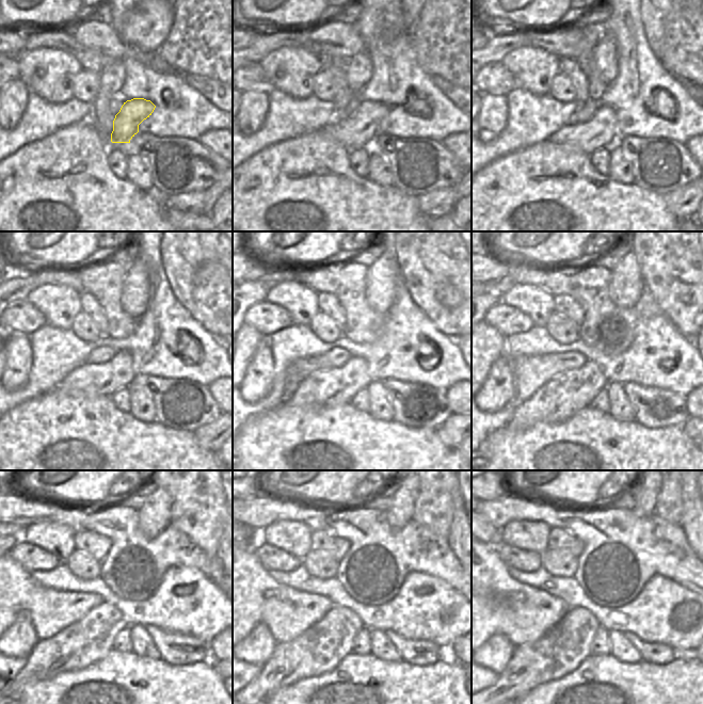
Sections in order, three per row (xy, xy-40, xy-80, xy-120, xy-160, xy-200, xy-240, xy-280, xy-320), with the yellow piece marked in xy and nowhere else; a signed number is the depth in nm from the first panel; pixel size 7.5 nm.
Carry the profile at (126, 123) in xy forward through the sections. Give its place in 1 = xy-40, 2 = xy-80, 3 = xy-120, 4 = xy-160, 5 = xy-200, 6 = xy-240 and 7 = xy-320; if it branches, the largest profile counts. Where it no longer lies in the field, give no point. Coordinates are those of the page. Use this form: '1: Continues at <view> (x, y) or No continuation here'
1: Continues at xy-40 (360, 130)
2: Continues at xy-80 (597, 132)
3: Continues at xy-120 (88, 380)
4: Continues at xy-160 (332, 387)
5: Continues at xy-200 (560, 398)
6: Continues at xy-240 (89, 640)
7: Continues at xy-320 (562, 649)

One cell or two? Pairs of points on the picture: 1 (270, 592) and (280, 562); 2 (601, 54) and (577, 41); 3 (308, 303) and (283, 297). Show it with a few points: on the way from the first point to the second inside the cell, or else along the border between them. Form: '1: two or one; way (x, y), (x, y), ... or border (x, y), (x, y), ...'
1: two; border (253, 549), (253, 553), (268, 570)
2: two; border (604, 32), (591, 56)
3: one; way (302, 303), (294, 297), (289, 297)

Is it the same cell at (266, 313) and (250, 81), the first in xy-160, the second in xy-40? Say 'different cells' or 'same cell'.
same cell

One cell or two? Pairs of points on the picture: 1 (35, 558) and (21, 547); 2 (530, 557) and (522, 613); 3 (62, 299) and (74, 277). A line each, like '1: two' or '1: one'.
1: one
2: two
3: two

